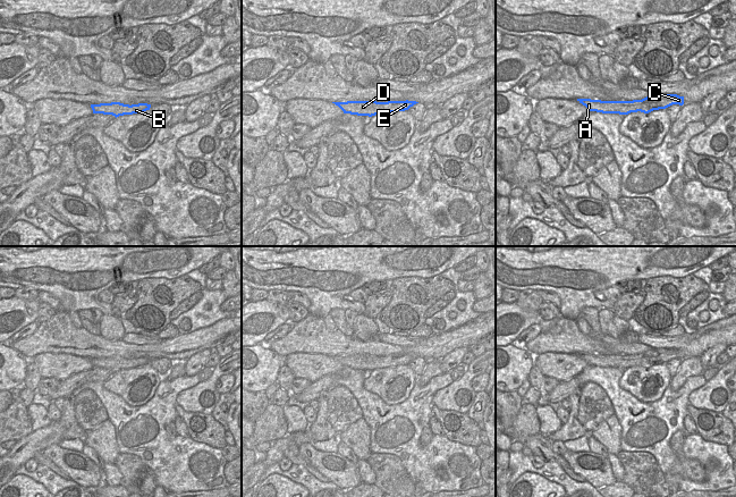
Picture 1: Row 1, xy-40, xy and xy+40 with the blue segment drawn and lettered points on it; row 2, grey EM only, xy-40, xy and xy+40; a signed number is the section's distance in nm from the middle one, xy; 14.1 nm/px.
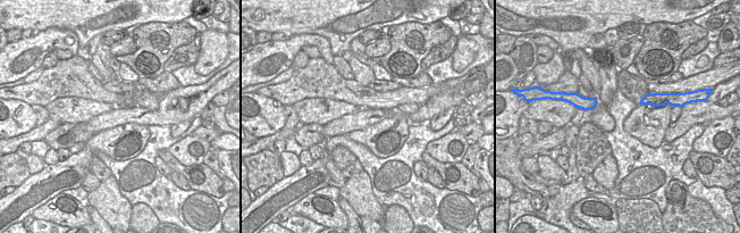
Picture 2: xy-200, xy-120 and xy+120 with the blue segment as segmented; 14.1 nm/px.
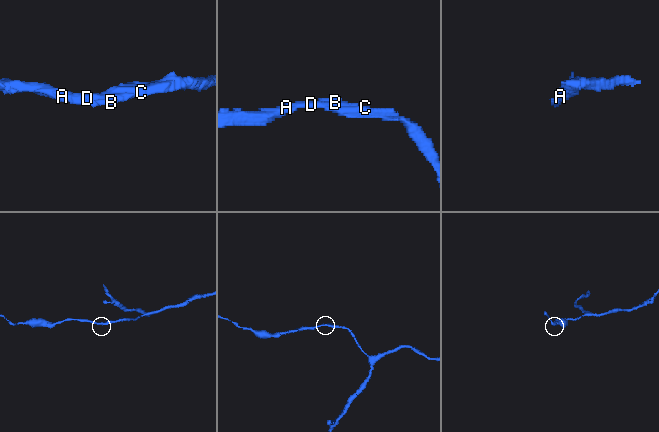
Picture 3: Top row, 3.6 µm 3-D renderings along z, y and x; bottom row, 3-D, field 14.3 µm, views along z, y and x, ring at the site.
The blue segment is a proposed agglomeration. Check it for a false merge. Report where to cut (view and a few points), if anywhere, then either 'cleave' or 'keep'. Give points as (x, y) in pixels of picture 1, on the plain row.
no cut | keep

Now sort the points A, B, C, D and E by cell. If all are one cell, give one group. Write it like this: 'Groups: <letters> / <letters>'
Groups: A B C D E.

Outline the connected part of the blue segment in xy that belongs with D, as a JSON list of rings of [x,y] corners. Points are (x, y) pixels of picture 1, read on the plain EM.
[[[347,355],[347,356],[332,356],[338,360],[344,368],[357,369],[357,370],[375,370],[389,367],[405,365],[414,359],[416,355]]]

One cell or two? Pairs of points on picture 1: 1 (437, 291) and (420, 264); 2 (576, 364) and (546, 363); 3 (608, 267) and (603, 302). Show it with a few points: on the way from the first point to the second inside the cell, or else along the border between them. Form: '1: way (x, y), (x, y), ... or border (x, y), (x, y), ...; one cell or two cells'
1: border (438, 274), (424, 278), (400, 277); two cells
2: way (568, 363), (553, 363); one cell
3: way (599, 276), (598, 293); one cell

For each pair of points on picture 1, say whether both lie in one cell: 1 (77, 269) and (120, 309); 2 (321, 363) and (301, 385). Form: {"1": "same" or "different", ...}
{"1": "different", "2": "different"}

